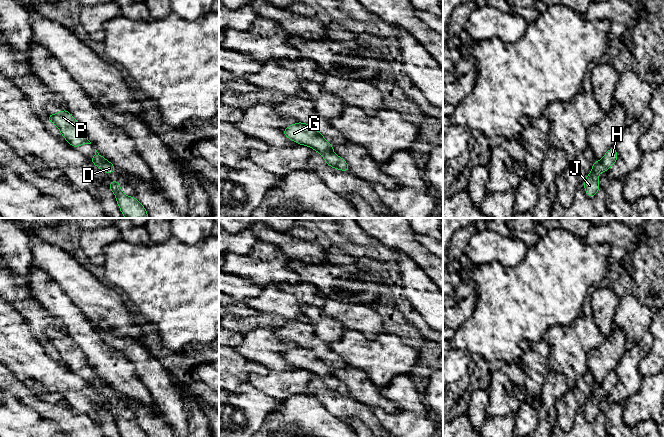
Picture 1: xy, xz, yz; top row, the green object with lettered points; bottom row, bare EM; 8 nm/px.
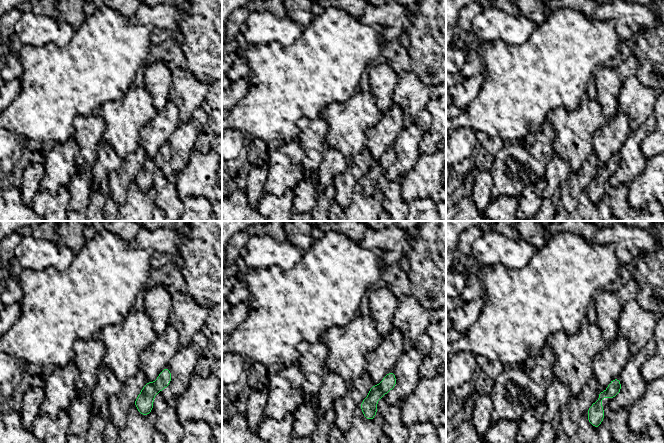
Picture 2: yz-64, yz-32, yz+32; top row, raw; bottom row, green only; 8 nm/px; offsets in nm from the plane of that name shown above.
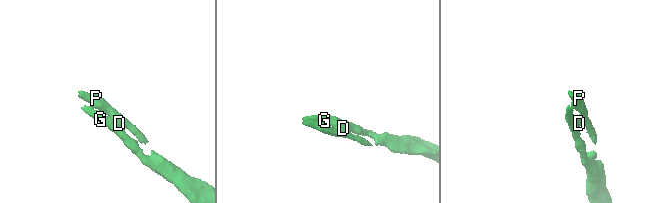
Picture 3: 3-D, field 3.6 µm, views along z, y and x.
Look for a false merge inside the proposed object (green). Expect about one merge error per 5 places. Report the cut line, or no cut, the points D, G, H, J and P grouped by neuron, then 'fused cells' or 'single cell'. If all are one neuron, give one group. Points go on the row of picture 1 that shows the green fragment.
no cut; D G H J P; single cell

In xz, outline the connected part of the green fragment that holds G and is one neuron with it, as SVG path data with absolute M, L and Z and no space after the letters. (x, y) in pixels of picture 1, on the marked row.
M297 122L284 129L282 133L297 144L306 145L314 149L317 153L321 153L322 158L328 166L344 172L350 172L348 163L332 151L335 146L330 144L323 135L311 125Z

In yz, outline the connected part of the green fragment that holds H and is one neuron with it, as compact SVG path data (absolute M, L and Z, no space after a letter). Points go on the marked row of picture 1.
M611 147L604 154L603 158L600 161L597 161L595 159L595 161L593 162L592 170L587 175L584 181L584 190L589 197L593 198L598 190L601 188L598 181L598 175L609 170L611 166L616 163L617 160L618 156L615 147Z

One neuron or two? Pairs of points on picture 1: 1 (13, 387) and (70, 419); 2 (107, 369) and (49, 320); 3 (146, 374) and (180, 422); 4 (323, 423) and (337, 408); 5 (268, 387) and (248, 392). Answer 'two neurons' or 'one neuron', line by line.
1: one neuron
2: two neurons
3: one neuron
4: two neurons
5: two neurons

